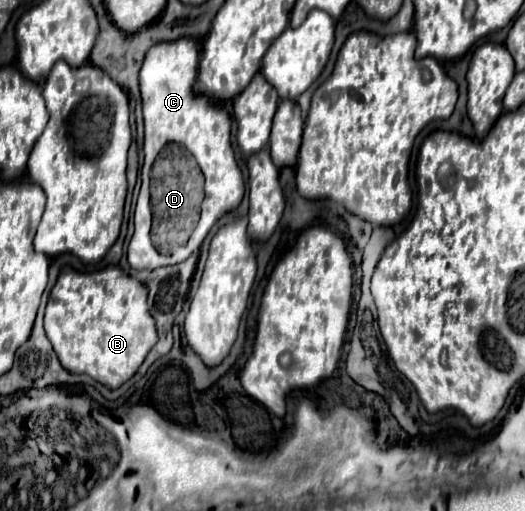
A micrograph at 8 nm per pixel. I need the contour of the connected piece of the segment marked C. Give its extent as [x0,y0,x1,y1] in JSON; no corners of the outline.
[129,37,243,271]

